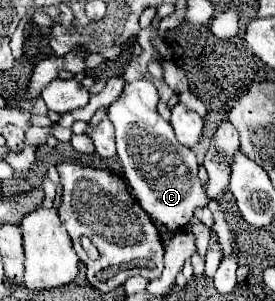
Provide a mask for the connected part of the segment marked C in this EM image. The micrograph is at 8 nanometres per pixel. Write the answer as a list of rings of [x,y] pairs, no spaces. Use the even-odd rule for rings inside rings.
[[[135,80],[123,88],[123,94],[107,108],[107,114],[115,126],[117,156],[121,160],[131,194],[137,200],[137,204],[149,214],[149,218],[157,226],[157,230],[163,234],[163,232],[173,232],[177,228],[187,226],[193,212],[197,208],[203,208],[209,204],[209,196],[205,194],[203,184],[197,178],[199,162],[195,158],[195,152],[177,142],[171,124],[165,122],[157,114],[157,108],[155,108],[157,100],[159,100],[159,94],[149,80]]]

